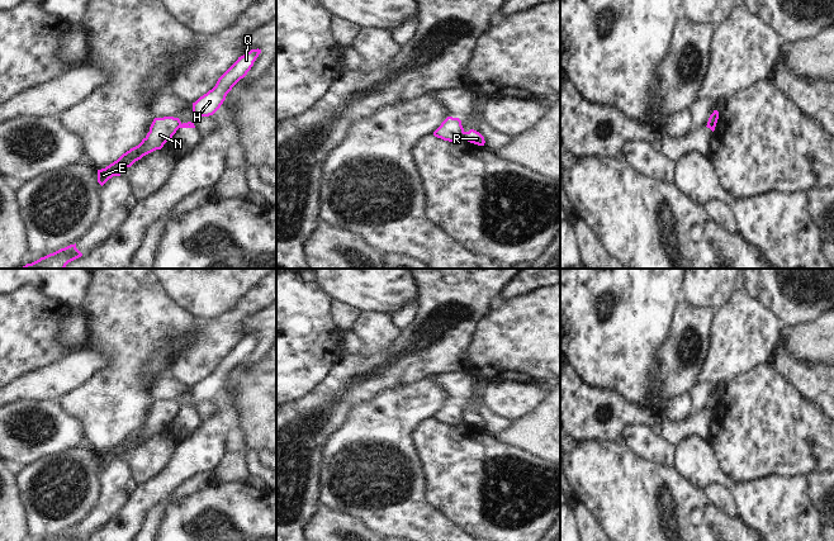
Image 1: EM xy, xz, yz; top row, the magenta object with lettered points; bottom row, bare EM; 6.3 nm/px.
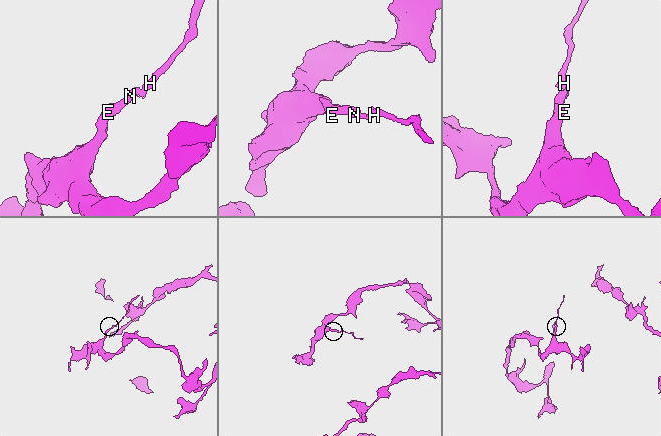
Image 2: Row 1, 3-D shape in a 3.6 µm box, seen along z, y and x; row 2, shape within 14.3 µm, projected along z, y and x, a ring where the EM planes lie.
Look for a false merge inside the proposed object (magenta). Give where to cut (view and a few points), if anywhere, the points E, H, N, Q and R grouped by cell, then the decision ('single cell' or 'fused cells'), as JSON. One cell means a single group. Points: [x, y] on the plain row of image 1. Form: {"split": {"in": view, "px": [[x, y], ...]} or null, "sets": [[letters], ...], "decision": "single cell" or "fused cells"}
{"split": {"in": "xz", "px": [[463, 416], [464, 422]]}, "sets": [["E", "N"], ["H", "Q", "R"]], "decision": "fused cells"}

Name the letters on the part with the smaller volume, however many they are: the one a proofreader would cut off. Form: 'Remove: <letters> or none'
Remove: H, Q, R.

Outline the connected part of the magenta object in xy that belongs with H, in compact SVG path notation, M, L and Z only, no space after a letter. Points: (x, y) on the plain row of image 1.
M251 333L238 343L218 362L215 370L193 386L193 400L202 402L213 399L226 384L232 371L243 362L253 350L261 333Z

